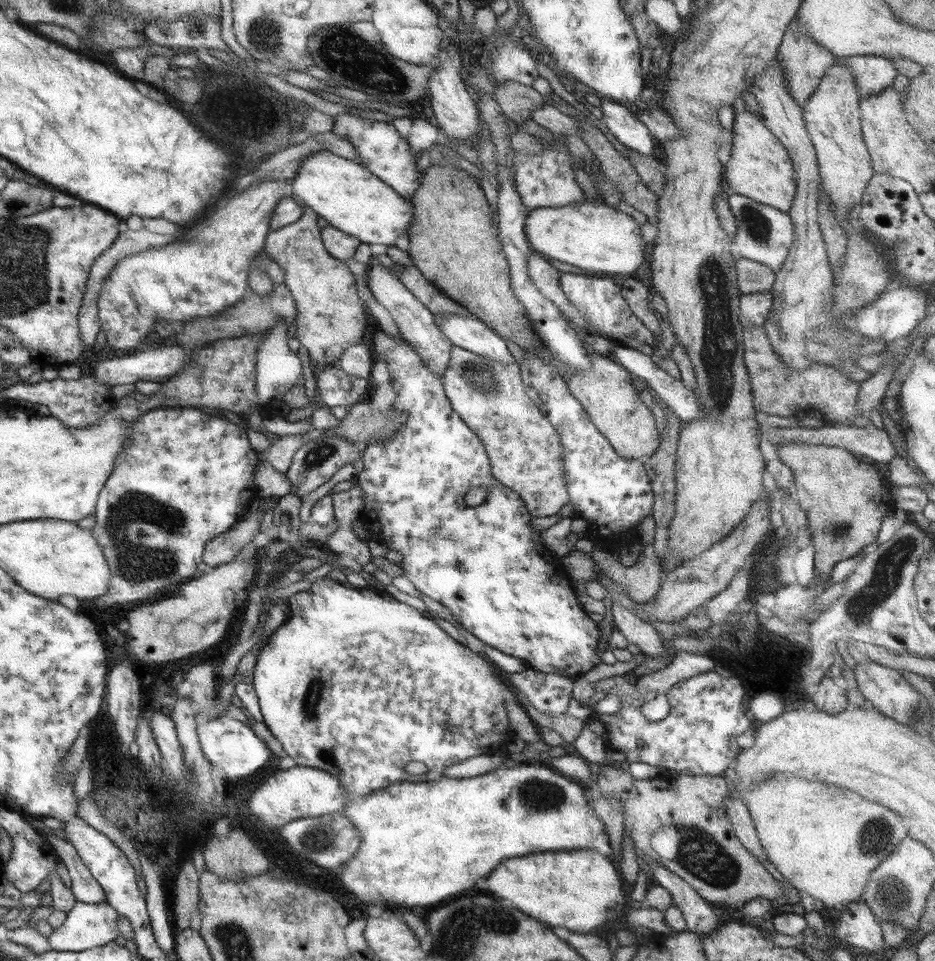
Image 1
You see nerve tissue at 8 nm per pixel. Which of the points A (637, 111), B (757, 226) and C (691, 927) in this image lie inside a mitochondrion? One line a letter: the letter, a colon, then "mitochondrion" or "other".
A: other
B: mitochondrion
C: other

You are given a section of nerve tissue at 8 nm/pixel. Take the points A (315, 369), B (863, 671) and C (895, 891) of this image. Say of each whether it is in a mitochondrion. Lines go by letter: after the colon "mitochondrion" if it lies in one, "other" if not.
A: other
B: other
C: mitochondrion

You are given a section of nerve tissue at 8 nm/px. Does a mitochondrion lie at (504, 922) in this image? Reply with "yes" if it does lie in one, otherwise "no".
yes

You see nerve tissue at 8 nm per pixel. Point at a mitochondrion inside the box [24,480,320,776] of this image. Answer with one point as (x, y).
(137, 508)

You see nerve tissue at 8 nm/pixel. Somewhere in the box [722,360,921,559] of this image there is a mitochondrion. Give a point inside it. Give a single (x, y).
(838, 529)

